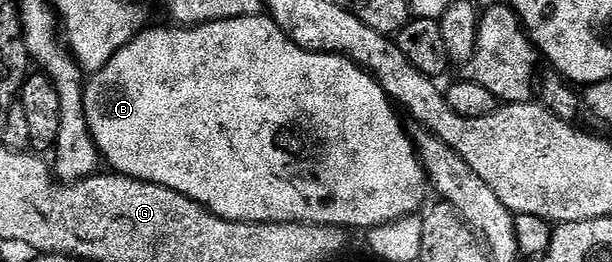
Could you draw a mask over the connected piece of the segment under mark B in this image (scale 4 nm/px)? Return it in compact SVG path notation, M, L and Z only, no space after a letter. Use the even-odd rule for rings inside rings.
M267 16L231 18L187 28L167 25L160 26L157 30L141 30L97 74L91 75L83 83L84 119L88 131L96 142L101 159L105 163L109 162L112 165L109 167L115 173L170 188L194 200L199 206L206 207L214 216L231 222L301 222L307 226L338 226L349 231L352 229L367 232L372 227L390 225L417 213L415 210L424 202L424 186L426 190L424 167L420 165L413 139L410 134L408 138L404 131L388 94L361 66L355 66L351 60L340 54L315 54L303 50L301 46L291 42L280 25Z

